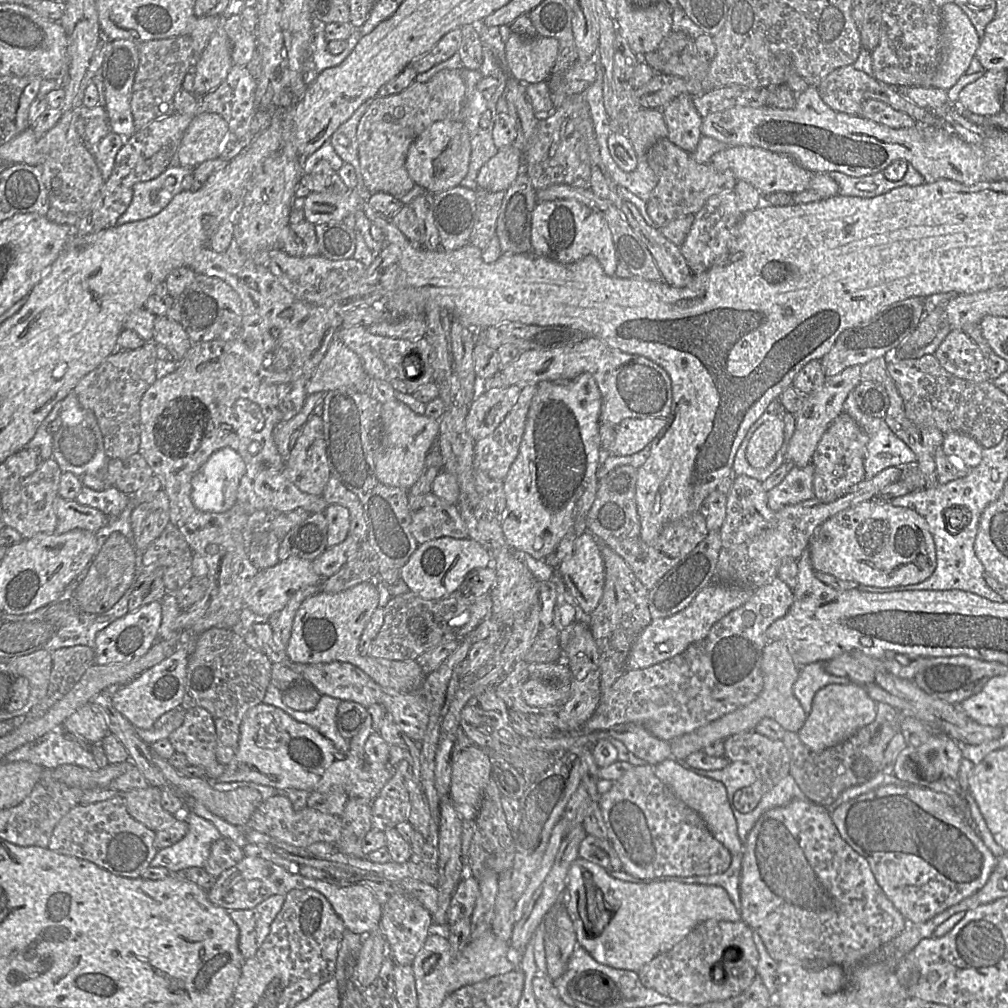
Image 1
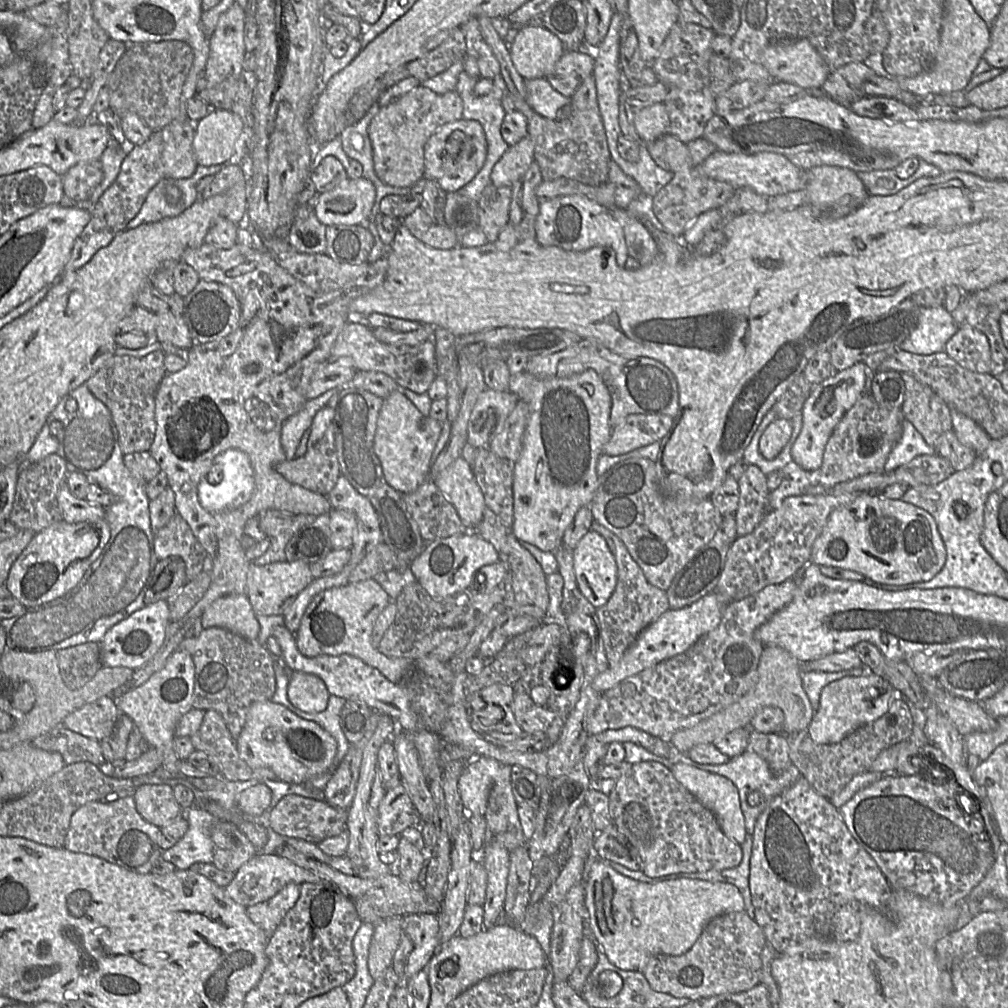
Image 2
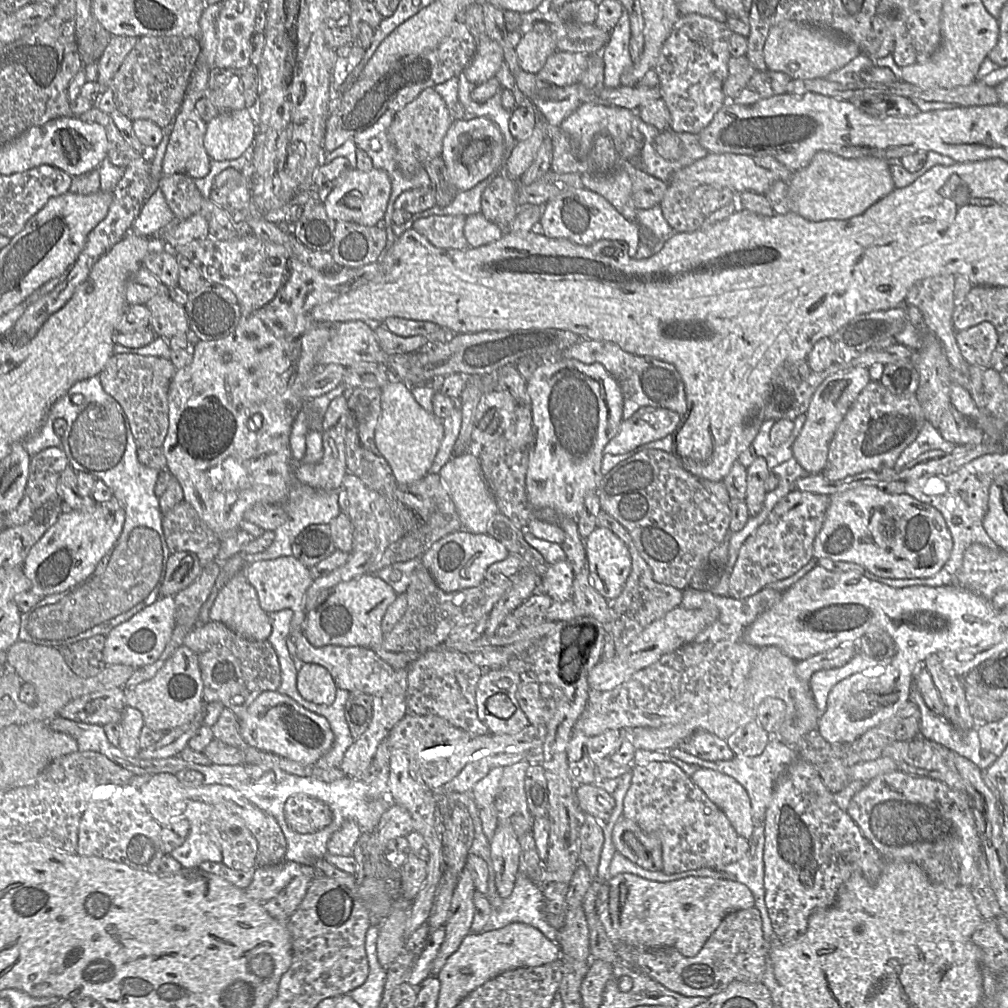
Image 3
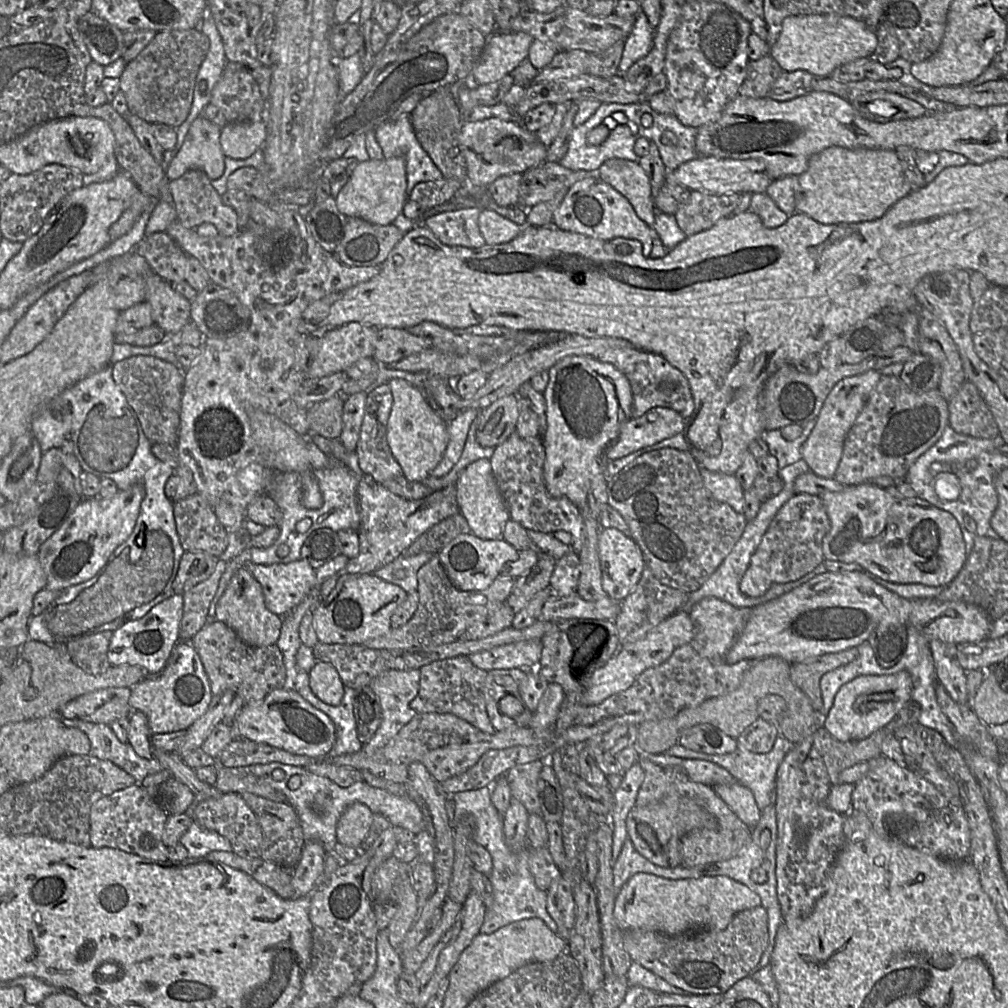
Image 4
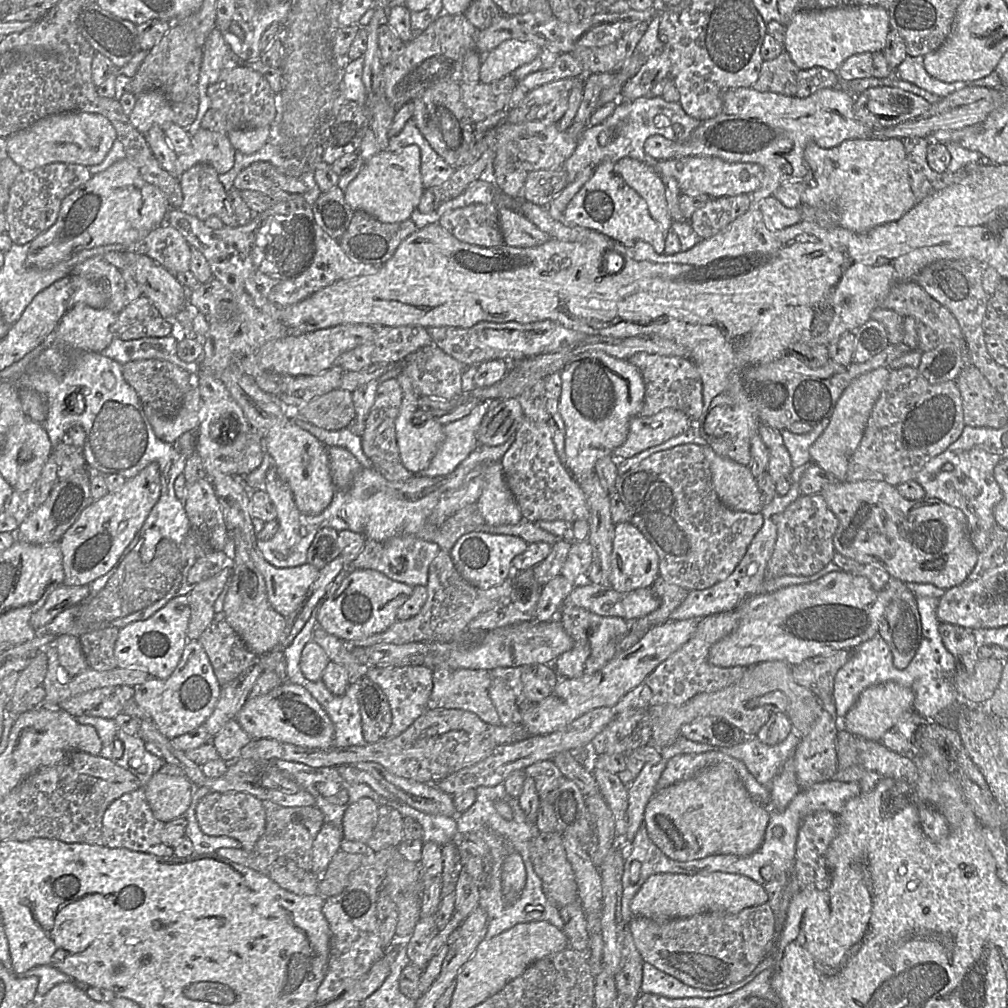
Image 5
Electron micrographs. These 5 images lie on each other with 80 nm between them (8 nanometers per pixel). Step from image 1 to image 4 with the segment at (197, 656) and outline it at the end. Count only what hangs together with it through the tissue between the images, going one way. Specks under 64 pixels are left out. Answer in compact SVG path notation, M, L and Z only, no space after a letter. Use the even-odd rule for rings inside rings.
M215 618L213 622L208 622L190 642L200 656L213 695L221 694L225 690L236 690L243 700L243 705L247 705L284 686L286 669L283 654L276 645L250 646L231 627Z

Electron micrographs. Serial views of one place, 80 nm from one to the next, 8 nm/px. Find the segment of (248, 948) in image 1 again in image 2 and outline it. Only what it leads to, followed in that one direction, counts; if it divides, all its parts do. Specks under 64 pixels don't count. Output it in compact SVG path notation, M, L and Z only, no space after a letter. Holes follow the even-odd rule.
M289 883L272 898L246 907L248 917L271 936L286 913L295 905L300 895L300 886Z

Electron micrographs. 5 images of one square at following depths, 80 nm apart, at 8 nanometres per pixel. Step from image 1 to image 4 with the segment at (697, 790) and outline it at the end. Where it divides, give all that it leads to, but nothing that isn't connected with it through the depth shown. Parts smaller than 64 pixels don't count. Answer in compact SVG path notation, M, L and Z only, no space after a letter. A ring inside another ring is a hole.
M738 782L715 784L712 788L746 826L753 829L758 824L762 811L749 788Z

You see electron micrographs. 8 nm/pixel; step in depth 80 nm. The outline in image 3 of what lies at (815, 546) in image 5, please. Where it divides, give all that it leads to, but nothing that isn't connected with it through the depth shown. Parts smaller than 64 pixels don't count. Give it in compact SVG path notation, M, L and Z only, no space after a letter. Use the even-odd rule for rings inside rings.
M793 490L772 510L766 521L751 535L739 550L737 560L729 576L729 597L744 600L769 587L771 584L787 579L814 560L814 542L819 535L830 503L827 495Z

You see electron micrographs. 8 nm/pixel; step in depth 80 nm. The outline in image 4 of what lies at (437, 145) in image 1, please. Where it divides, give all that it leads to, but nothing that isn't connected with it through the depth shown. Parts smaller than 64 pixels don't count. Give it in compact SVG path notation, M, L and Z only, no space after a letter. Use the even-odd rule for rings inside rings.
M464 121L457 136L457 144L465 162L468 189L490 186L501 176L523 174L544 164L547 156L547 147L538 139L536 132L527 130L521 122Z

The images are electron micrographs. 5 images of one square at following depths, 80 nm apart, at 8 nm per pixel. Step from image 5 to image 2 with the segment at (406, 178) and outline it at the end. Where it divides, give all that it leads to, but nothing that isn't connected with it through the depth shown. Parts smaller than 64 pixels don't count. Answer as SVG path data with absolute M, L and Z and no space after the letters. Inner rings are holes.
M363 176L342 179L334 188L318 192L317 202L312 207L315 215L326 226L331 225L361 225L367 227L376 200L376 188L372 182Z

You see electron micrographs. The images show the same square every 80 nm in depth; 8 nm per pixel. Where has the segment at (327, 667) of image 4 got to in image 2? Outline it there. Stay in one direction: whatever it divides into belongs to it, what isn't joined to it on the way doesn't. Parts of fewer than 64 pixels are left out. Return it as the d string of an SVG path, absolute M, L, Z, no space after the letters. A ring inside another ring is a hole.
M303 672L291 673L287 697L294 707L306 712L323 711L329 696L330 693L320 677Z

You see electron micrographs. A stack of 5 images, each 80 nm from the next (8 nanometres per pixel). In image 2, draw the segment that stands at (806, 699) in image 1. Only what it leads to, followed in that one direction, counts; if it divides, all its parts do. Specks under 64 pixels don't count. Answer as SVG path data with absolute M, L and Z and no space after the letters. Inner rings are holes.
M864 666L839 672L803 670L802 685L811 703L812 709L816 712L819 708L821 691L827 684L849 676L870 674L870 670Z

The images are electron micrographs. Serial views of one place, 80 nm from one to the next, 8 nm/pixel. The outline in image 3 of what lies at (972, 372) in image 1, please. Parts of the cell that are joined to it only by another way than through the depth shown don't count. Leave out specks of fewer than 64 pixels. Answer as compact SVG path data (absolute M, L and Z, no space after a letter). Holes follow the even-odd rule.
M983 322L957 331L956 342L961 355L969 365L982 369L992 368L992 357L998 344L998 337L991 323Z

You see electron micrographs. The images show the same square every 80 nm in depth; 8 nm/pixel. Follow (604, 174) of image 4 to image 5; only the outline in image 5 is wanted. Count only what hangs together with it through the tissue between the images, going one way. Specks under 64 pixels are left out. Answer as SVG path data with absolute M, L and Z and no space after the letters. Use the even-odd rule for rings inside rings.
M624 157L615 162L614 171L646 201L652 218L669 233L674 219L669 212L665 183L652 164Z

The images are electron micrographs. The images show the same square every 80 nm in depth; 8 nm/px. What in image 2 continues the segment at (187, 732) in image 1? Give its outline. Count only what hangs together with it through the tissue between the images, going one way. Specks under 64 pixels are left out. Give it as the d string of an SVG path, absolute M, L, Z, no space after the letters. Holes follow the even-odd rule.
M208 709L198 731L190 736L197 751L207 755L212 770L230 781L270 780L274 772L267 767L250 767L239 756L236 741L222 718L215 710Z

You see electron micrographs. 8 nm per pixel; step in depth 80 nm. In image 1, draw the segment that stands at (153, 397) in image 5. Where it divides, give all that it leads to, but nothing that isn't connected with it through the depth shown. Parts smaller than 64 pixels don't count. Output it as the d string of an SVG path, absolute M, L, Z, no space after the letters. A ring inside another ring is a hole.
M147 342L136 350L115 351L99 367L83 377L73 389L81 406L94 413L101 430L106 455L112 458L126 458L139 451L140 447L140 402L144 393L157 380L157 347Z

